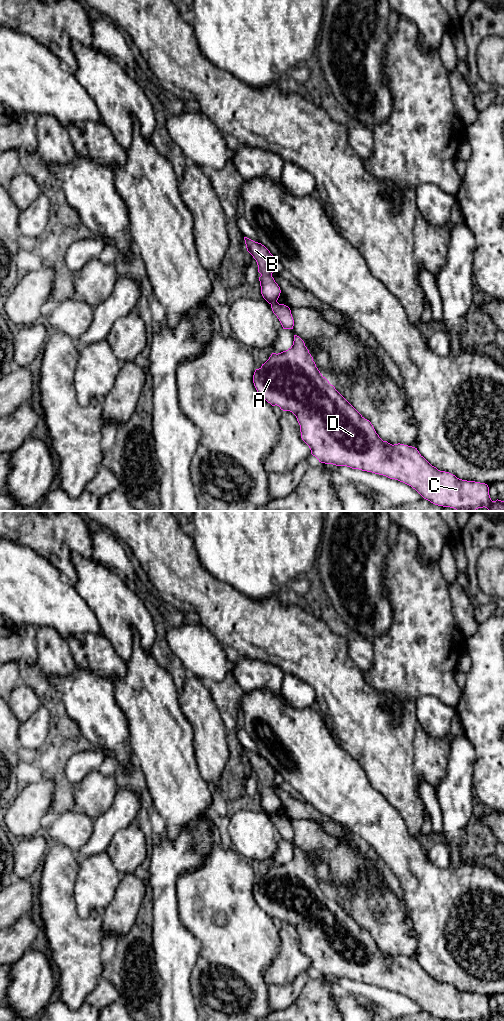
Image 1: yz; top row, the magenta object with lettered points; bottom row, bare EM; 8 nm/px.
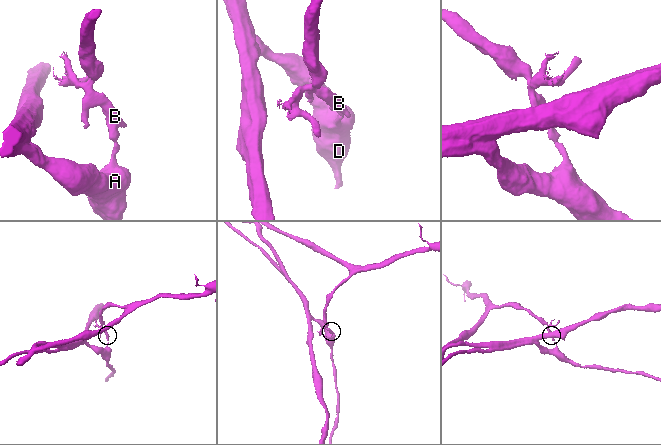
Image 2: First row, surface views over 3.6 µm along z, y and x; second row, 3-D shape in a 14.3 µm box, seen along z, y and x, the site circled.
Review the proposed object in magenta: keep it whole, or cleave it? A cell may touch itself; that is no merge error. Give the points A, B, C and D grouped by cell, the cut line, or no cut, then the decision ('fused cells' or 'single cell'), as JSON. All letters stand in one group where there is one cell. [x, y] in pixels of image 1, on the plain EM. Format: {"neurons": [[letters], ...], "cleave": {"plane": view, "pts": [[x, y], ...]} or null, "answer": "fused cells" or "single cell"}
{"neurons": [["A", "C", "D"], ["B"]], "cleave": {"plane": "yz", "pts": [[276, 813], [270, 815]]}, "answer": "fused cells"}

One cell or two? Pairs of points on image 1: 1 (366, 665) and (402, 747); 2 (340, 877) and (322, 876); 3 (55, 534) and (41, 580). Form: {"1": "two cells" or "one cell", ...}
{"1": "two cells", "2": "two cells", "3": "two cells"}

